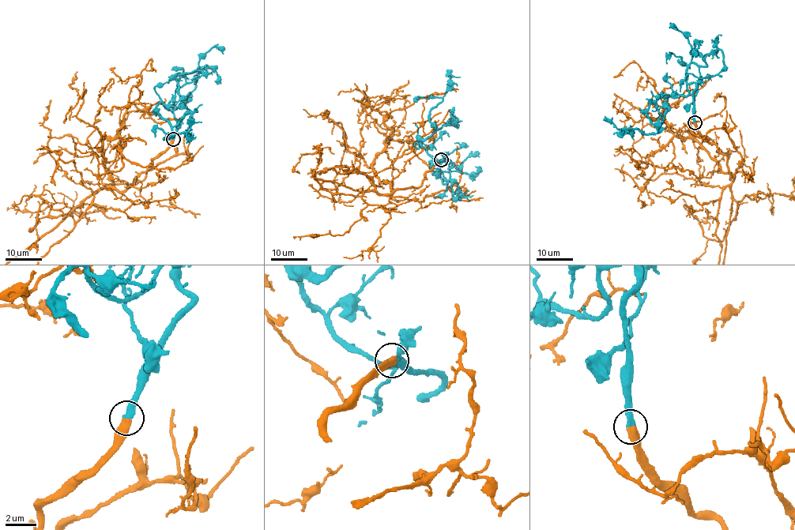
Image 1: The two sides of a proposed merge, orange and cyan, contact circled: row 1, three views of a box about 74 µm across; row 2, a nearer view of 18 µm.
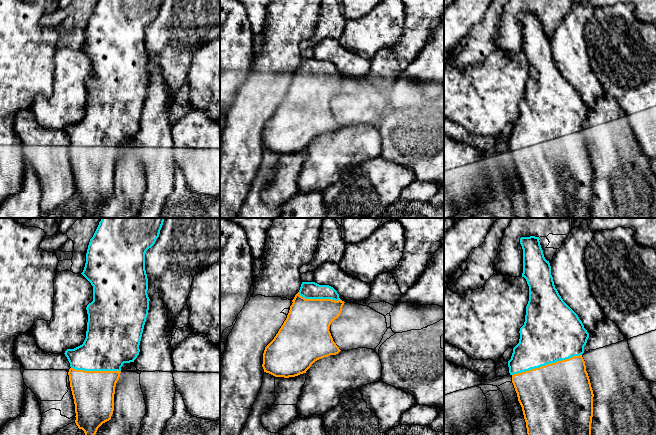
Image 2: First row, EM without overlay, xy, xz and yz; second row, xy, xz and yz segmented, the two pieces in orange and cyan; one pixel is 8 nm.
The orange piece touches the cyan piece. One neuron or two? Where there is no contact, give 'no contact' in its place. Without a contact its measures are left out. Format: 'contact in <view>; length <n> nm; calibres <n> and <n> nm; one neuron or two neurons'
contact in yz; length 600 nm; calibres 500 and 460 nm; one neuron

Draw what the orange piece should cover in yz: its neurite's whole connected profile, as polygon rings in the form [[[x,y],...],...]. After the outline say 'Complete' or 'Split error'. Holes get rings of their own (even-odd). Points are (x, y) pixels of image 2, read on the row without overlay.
[[[521,13],[523,49],[529,62],[524,101],[520,104],[519,119],[508,137],[509,149],[522,183],[530,218],[592,218],[593,166],[582,133],[589,109],[578,91],[563,77],[555,64],[551,42],[544,33],[540,14]]]. Split error

